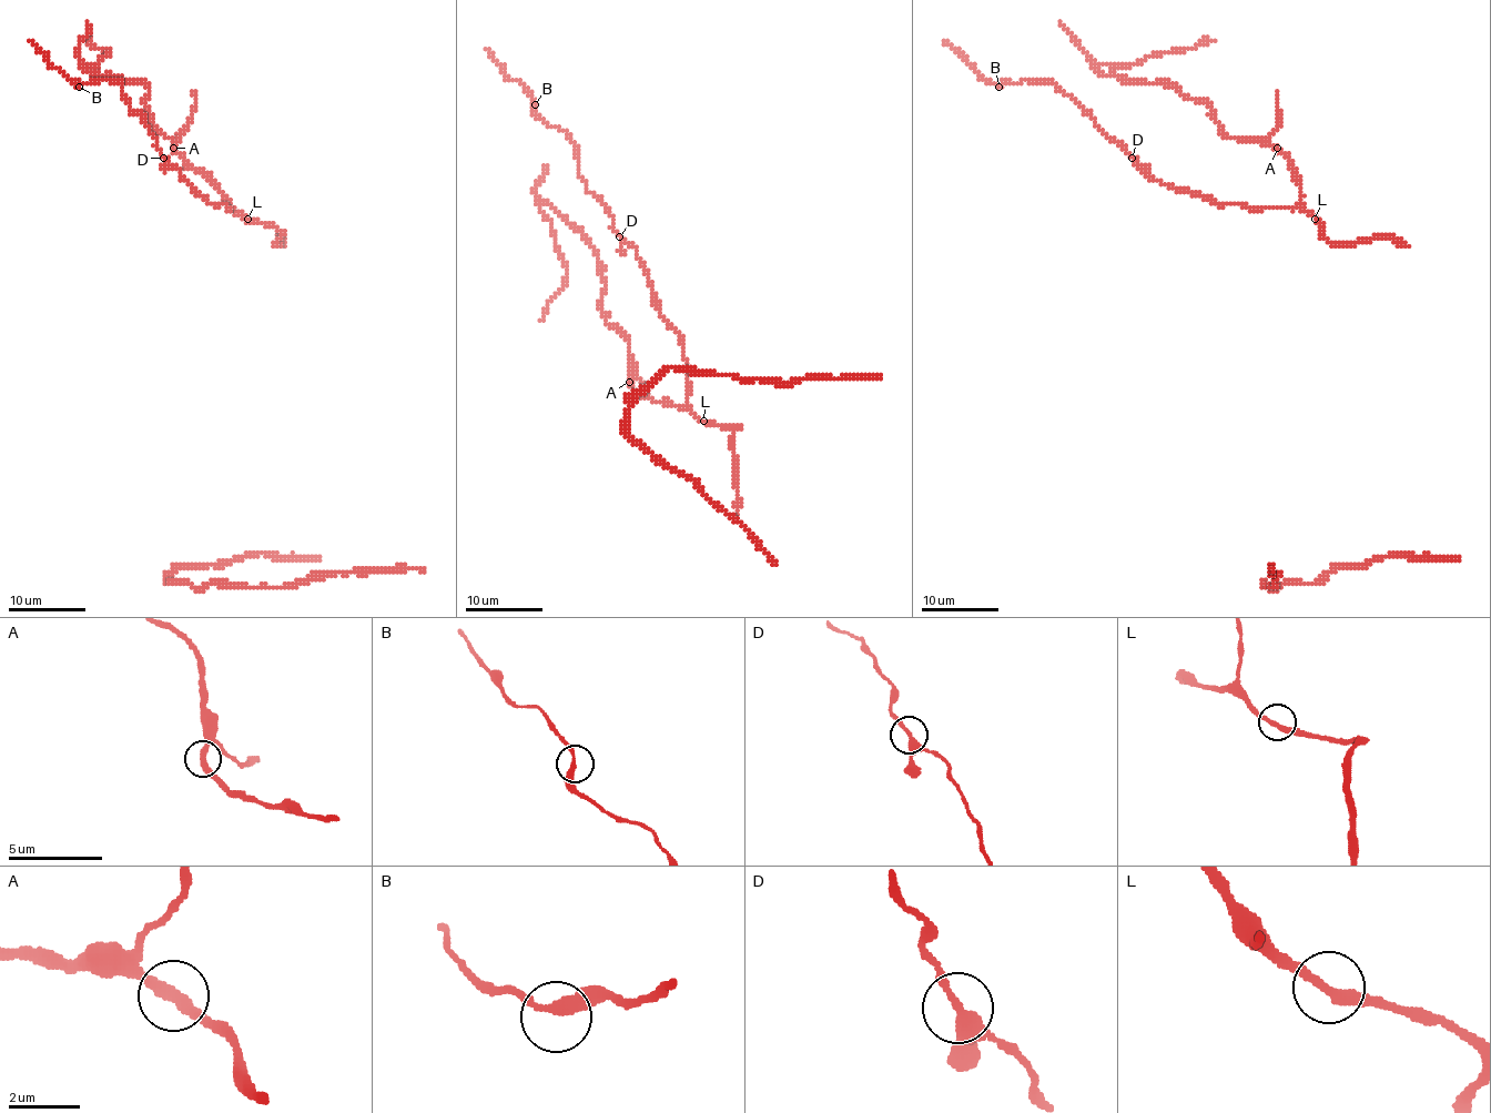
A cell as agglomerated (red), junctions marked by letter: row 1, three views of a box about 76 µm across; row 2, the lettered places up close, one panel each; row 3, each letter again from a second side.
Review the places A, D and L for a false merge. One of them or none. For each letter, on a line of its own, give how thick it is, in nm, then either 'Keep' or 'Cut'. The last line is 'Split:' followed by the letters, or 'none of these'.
A: Thickness 320 nm. Keep
D: Thickness 300 nm. Keep
L: Thickness 280 nm. Keep
Split: none of these

